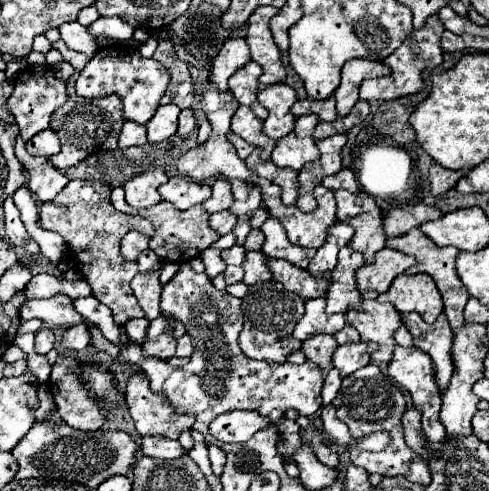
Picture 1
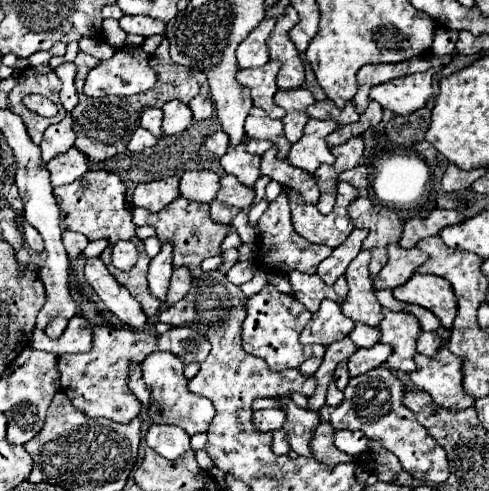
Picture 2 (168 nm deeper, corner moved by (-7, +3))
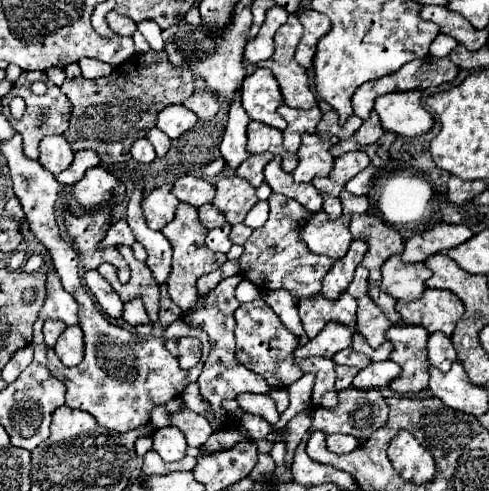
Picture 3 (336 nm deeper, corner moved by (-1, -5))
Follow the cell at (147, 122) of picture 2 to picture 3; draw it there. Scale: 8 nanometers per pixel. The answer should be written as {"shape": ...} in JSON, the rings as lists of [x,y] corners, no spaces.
{"shape":[[[152,128],[152,132],[146,132],[146,138],[148,138],[150,144],[154,146],[158,158],[162,158],[162,156],[168,152],[168,148],[170,148],[170,138],[168,138],[164,132],[160,132],[158,128]]]}

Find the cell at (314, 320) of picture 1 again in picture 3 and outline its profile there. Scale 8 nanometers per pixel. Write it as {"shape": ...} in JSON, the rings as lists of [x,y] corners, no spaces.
{"shape":[[[326,324],[326,328],[318,332],[318,336],[298,346],[298,350],[294,350],[294,356],[296,358],[310,358],[310,356],[332,358],[336,352],[350,346],[350,338],[352,338],[350,328],[342,328],[342,324]]]}

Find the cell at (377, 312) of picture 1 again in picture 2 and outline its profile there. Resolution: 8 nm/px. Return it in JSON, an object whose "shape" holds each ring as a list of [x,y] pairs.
{"shape":[[[384,308],[382,314],[384,320],[380,322],[380,340],[394,348],[394,354],[386,360],[386,366],[396,372],[414,372],[418,368],[414,356],[418,354],[416,340],[422,334],[420,322],[412,314],[392,312],[388,308]]]}

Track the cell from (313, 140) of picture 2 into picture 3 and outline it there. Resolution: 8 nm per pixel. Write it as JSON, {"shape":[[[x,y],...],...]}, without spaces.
{"shape":[[[302,134],[302,144],[296,152],[298,166],[292,172],[296,182],[310,182],[314,176],[328,176],[332,170],[334,158],[328,152],[338,138],[332,136],[330,140],[322,140],[318,134]]]}

